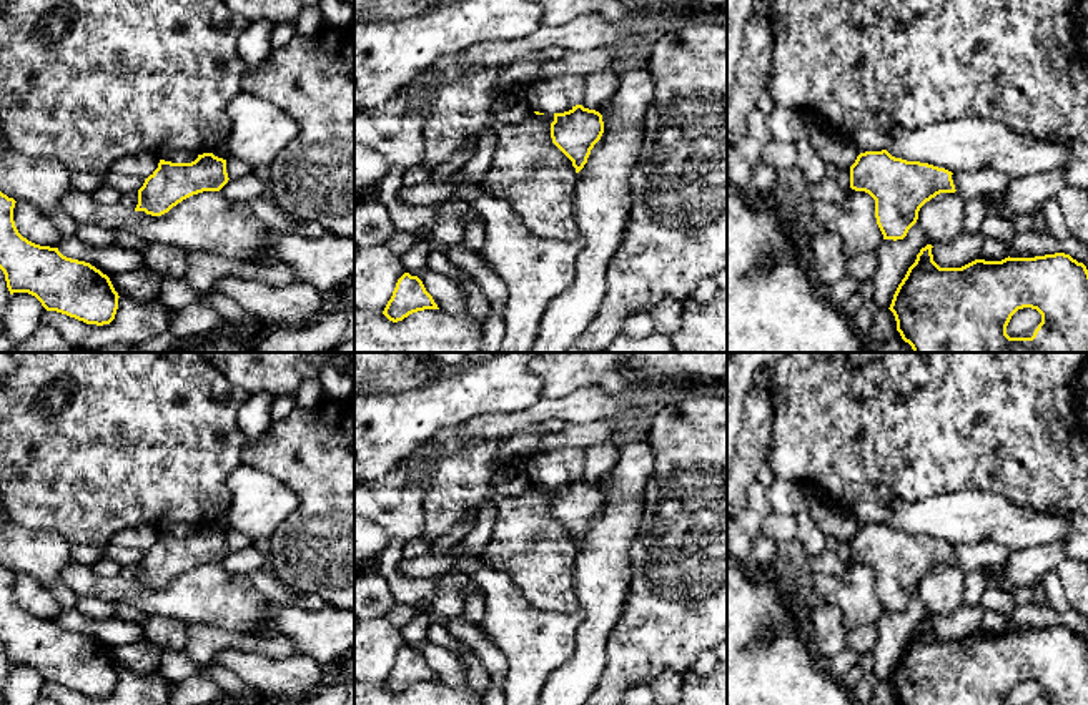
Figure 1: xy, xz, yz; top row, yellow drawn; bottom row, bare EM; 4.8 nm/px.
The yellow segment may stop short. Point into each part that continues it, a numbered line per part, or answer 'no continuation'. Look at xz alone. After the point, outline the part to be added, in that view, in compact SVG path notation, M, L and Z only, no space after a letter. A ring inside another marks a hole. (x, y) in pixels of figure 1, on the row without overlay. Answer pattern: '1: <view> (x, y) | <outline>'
no continuation

